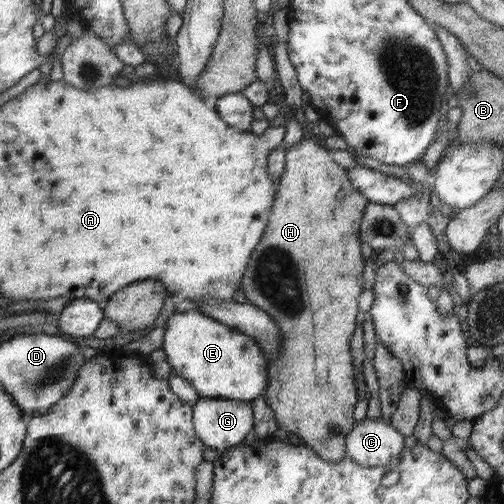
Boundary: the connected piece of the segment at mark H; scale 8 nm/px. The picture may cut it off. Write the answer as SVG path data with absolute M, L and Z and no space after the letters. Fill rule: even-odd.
M306 138L285 149L285 167L278 189L267 229L258 248L252 252L252 264L248 264L244 272L241 290L250 304L267 312L280 328L282 344L277 356L270 361L270 385L263 395L274 411L280 435L300 436L302 444L332 463L348 457L347 436L355 426L352 412L358 392L350 336L356 328L358 296L364 290L362 272L366 260L360 250L361 223L369 200L354 188L348 179L348 170L332 160L329 148Z

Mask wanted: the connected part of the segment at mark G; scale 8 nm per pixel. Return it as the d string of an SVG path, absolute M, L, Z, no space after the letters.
M200 396L194 408L195 432L207 448L214 448L223 453L229 448L238 446L246 434L252 430L252 403L244 400L222 400L222 398L206 398Z

